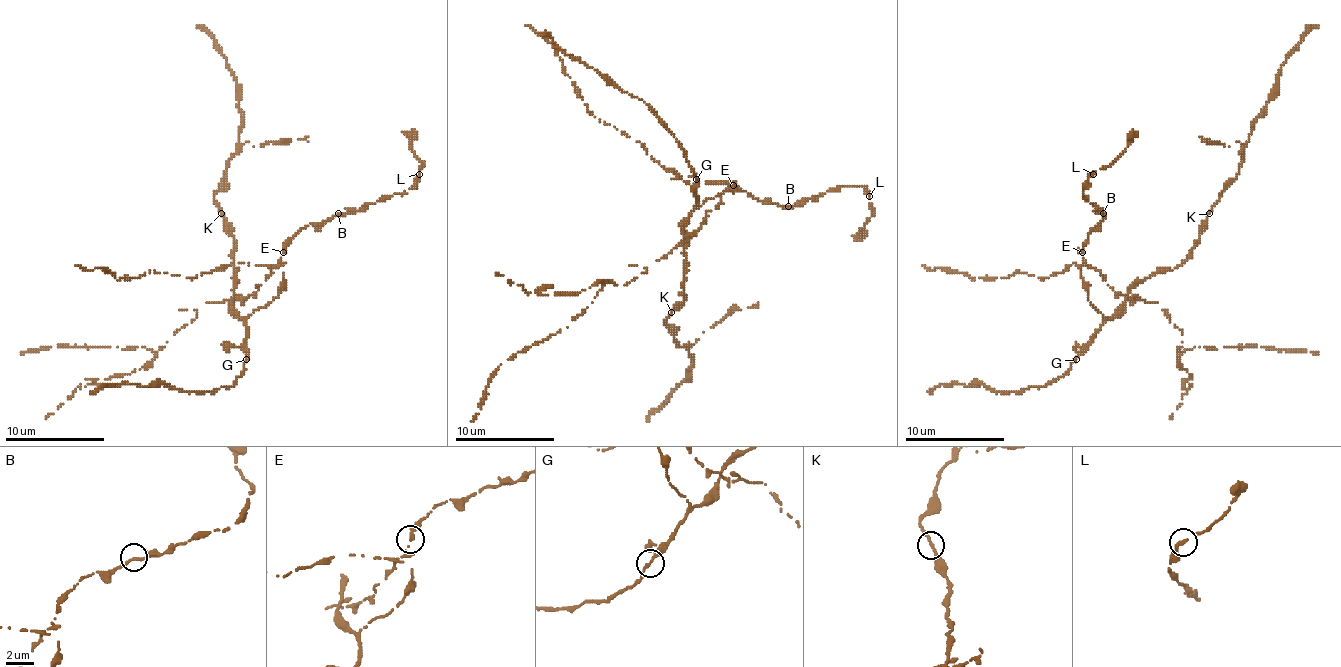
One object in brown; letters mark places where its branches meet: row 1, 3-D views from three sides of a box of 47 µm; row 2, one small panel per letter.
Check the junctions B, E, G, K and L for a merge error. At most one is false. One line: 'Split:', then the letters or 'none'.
Split: E

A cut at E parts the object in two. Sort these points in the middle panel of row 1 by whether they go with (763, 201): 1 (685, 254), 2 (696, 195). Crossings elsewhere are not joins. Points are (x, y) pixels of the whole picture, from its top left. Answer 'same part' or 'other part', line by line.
1: same part
2: same part

